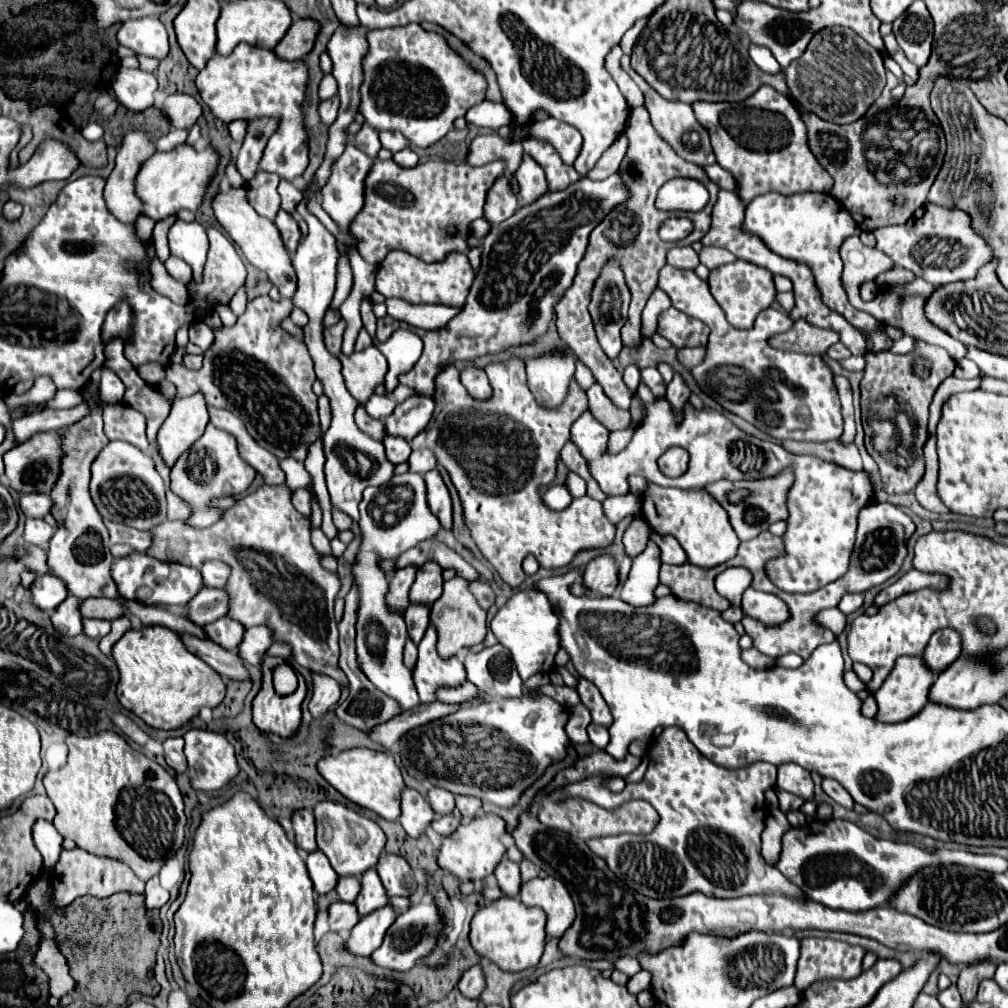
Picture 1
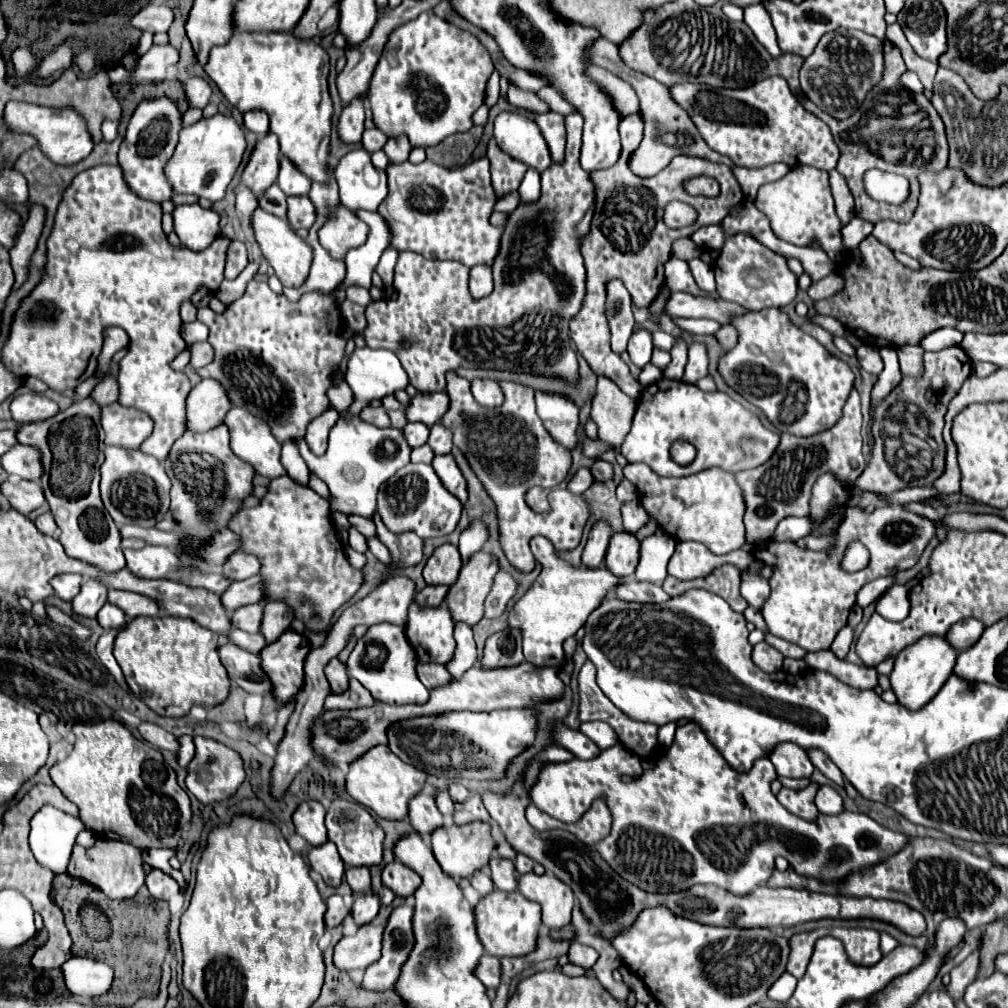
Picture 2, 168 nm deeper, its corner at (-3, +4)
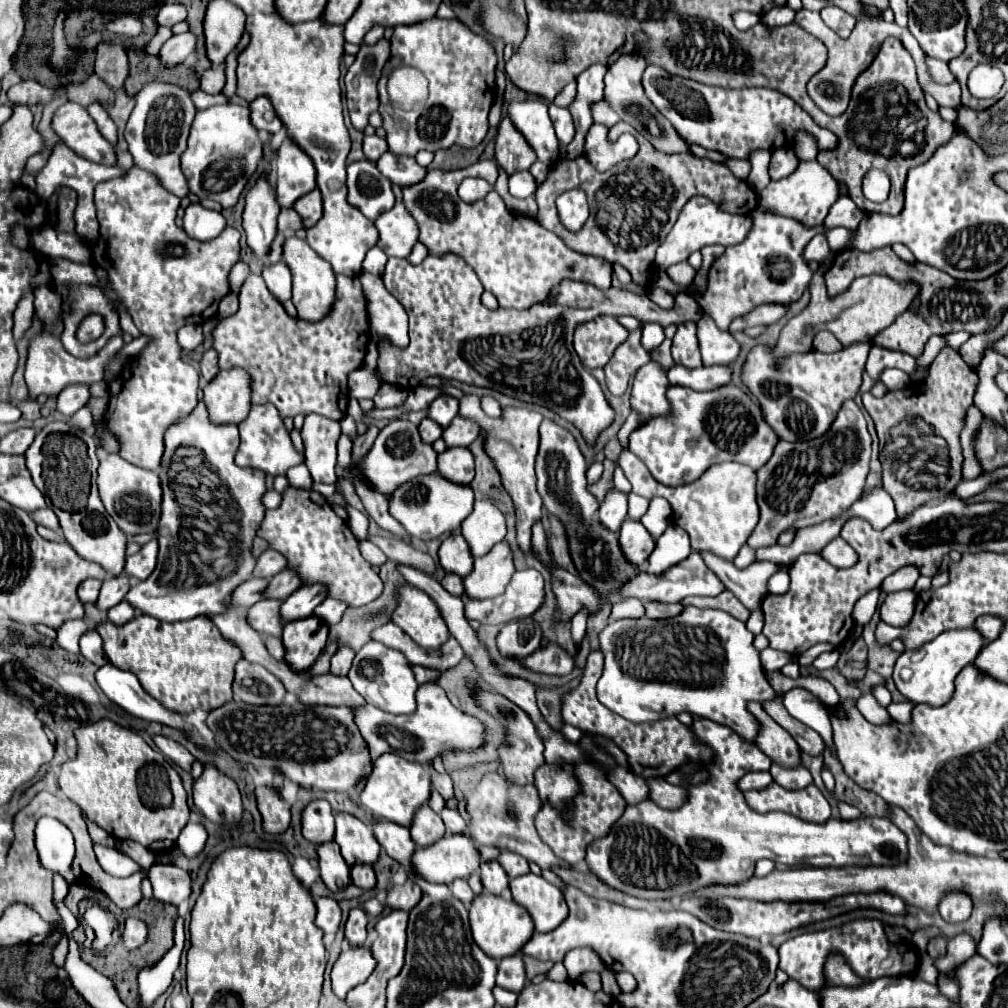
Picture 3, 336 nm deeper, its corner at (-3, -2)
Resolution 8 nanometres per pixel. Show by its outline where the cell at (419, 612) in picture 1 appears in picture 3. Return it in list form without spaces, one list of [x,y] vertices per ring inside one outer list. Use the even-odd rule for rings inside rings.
[[[447,574],[443,580],[441,580],[441,584],[443,584],[443,588],[447,590],[447,592],[451,592],[451,594],[457,594],[457,596],[461,596],[463,592],[465,592],[465,588],[463,588],[463,578],[459,576],[459,574]]]

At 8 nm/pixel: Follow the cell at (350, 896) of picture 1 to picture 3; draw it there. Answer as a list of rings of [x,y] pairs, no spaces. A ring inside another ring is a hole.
[[[355,864],[351,868],[351,880],[355,886],[371,890],[375,886],[375,872],[371,864]]]

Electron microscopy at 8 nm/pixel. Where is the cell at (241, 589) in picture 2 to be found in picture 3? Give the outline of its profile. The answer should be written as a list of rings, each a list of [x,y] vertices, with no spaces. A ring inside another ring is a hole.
[[[287,568],[287,570],[283,570],[271,578],[271,584],[267,586],[267,598],[283,598],[285,600],[299,586],[301,586],[299,574],[295,574],[295,570]]]

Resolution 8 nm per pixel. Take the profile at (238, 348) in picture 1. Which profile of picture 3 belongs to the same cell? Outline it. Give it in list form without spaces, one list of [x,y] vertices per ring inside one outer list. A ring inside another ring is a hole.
[[[249,274],[239,292],[239,310],[219,320],[219,326],[213,330],[213,348],[219,354],[219,366],[243,366],[253,378],[253,404],[273,404],[281,418],[297,416],[297,414],[323,414],[331,420],[341,420],[349,402],[347,374],[357,370],[363,364],[369,342],[369,316],[365,308],[365,296],[361,290],[359,278],[347,278],[337,274],[337,300],[333,310],[321,322],[309,324],[301,318],[291,318],[283,304],[267,290],[265,280],[257,274]]]

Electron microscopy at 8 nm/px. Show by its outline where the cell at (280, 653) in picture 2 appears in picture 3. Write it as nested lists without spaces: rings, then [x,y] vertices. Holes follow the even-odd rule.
[[[317,616],[287,622],[283,628],[283,644],[291,668],[307,670],[325,648],[327,634],[327,624]]]

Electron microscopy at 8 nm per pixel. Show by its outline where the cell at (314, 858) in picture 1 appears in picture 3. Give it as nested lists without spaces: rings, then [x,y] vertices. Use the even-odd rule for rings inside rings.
[[[327,842],[321,844],[317,848],[319,854],[319,870],[321,870],[321,878],[327,884],[327,888],[331,890],[343,890],[351,878],[349,878],[349,864],[343,860],[339,846],[335,842]]]

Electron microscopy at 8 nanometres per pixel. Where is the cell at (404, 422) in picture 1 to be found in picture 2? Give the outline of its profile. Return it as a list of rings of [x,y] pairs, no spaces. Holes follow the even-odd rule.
[[[435,392],[435,394],[415,394],[409,400],[409,406],[405,408],[407,422],[421,422],[425,426],[433,426],[441,416],[447,412],[447,394]]]

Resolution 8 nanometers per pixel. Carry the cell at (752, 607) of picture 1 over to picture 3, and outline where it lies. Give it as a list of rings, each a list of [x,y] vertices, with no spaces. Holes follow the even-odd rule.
[[[701,552],[705,564],[717,574],[717,578],[731,590],[745,608],[755,610],[767,596],[767,580],[783,566],[775,562],[753,562],[749,568],[739,570],[731,560],[723,560],[711,552]]]

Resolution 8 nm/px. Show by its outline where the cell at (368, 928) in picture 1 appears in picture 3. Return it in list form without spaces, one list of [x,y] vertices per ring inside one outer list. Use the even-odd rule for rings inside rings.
[[[367,946],[349,948],[347,952],[343,952],[331,970],[331,988],[335,996],[345,1000],[347,992],[363,984],[373,968],[375,968],[375,960]]]

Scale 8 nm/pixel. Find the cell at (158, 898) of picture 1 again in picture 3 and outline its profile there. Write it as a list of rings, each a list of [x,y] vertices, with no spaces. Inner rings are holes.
[[[151,866],[149,880],[153,884],[153,896],[161,902],[181,904],[191,896],[191,876],[177,866]]]

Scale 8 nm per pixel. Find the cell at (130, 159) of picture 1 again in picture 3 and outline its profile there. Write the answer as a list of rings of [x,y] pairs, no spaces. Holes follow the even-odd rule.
[[[153,80],[153,82],[147,82],[137,94],[137,104],[125,128],[125,140],[129,142],[129,152],[135,160],[135,166],[157,174],[163,186],[179,198],[189,194],[187,178],[181,170],[179,158],[187,148],[187,136],[189,136],[189,128],[195,112],[197,110],[191,100],[191,94],[185,88],[177,84]]]

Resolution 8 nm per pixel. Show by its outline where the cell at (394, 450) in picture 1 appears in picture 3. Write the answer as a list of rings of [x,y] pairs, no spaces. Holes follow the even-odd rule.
[[[425,418],[425,420],[421,422],[421,426],[419,426],[419,432],[423,434],[423,440],[425,440],[425,442],[431,442],[431,444],[433,444],[437,438],[441,438],[443,426],[437,424],[437,422],[431,420],[431,418]]]

